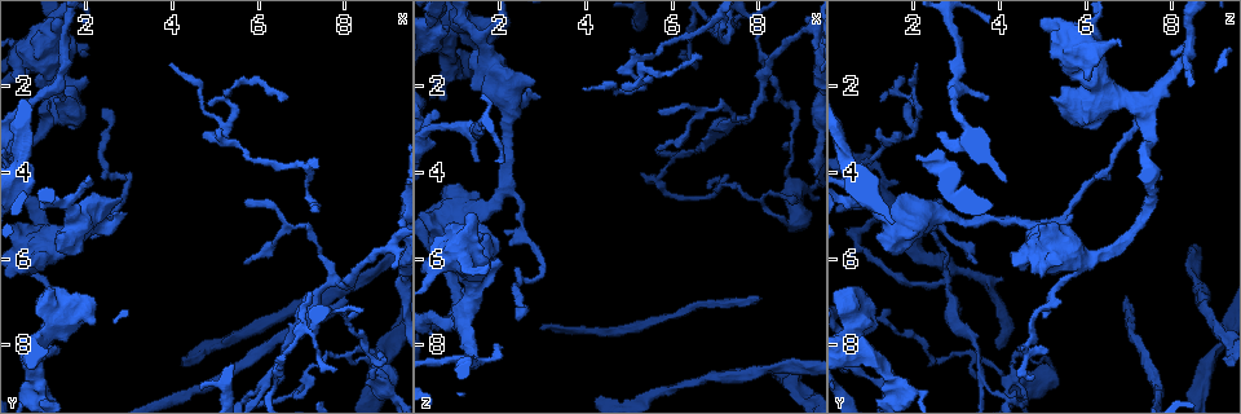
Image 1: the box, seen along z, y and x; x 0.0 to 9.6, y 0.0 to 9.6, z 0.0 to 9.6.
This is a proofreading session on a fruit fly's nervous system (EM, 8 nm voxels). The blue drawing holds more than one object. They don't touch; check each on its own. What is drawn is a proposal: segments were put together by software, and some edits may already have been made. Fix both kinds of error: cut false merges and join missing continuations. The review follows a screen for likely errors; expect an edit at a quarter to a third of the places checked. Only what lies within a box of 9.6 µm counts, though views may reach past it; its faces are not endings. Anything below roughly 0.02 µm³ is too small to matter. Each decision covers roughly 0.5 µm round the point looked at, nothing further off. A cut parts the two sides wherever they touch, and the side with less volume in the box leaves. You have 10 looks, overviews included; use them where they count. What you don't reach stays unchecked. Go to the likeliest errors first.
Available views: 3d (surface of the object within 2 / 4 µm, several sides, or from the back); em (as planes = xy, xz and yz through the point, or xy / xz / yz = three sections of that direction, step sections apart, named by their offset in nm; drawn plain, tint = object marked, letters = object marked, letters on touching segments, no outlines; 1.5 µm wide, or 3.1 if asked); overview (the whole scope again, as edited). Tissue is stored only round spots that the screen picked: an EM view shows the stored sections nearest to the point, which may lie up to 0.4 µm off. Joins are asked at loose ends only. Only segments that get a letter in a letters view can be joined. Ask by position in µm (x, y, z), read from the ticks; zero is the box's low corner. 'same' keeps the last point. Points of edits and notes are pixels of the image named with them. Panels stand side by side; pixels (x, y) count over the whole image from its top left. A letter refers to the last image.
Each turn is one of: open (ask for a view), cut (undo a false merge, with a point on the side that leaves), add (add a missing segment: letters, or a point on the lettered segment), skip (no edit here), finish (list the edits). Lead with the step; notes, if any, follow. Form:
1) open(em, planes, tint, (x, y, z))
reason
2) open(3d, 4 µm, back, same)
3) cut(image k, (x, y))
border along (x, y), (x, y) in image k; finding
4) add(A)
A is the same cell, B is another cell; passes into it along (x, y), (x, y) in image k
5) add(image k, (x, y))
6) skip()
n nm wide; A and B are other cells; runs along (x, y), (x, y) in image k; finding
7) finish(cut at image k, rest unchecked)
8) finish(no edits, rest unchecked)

open(em, xy, step 8, letters, (7.95, 6.90, 6.90))
long arm stops here

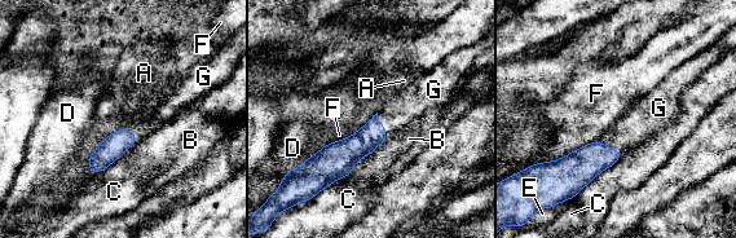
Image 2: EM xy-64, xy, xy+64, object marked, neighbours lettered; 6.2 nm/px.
open(em, xz, step 4, letters, same)

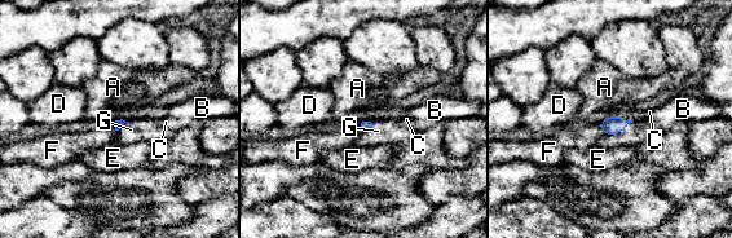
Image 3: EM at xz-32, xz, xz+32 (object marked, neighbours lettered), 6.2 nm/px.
add(image 3, (636, 132))
G is the same cell, A, B, C, D, E and F are other cells; the cell continues

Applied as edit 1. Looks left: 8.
open(overview)
see it whole again

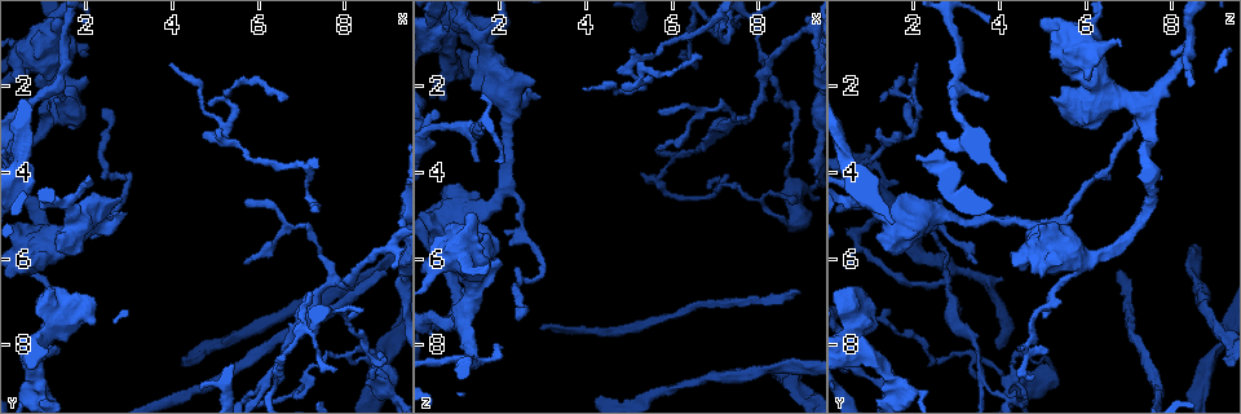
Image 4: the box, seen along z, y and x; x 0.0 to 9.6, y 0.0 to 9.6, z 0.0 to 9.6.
open(3d, 4 µm, (1.60, 5.55, 1.45))
calibre changes

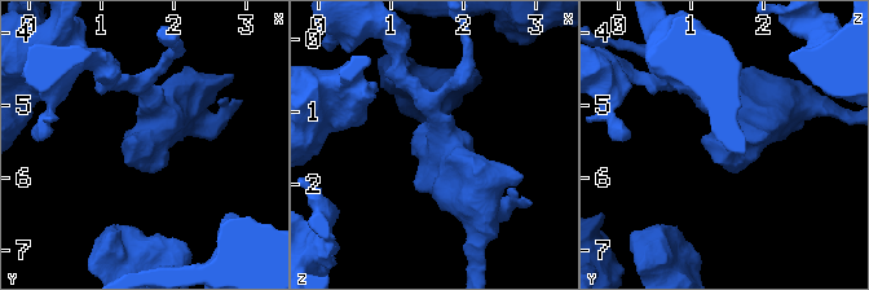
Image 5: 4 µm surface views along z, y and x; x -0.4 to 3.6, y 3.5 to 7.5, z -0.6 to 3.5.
open(em, planes, plain, (1.55, 5.55, 1.45))

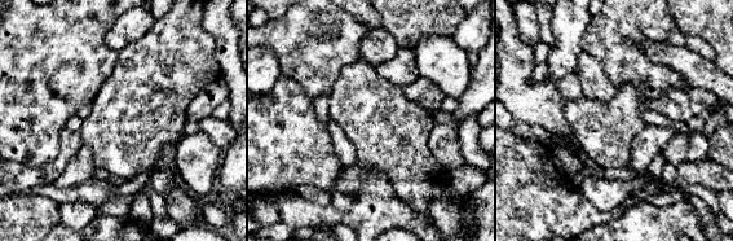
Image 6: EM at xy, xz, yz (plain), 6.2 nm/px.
open(em, planes, letters, same)
what lies round it

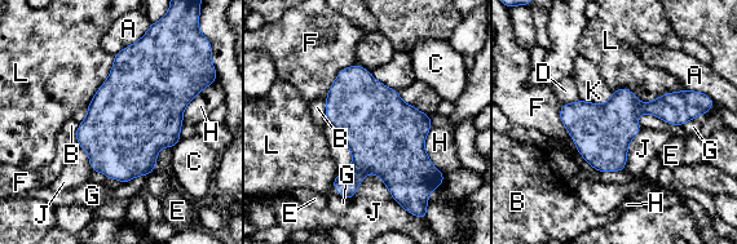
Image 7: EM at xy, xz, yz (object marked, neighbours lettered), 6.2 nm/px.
skip()
L touches over 480 nm; A, B, C, D, E, F, G, H, J, K and L are other cells; border along (610, 94), (605, 103), (579, 98) in image 7; continuous, no second cell

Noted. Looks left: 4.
open(3d, 2 µm, back, (7.25, 9.05, 4.15))
free end

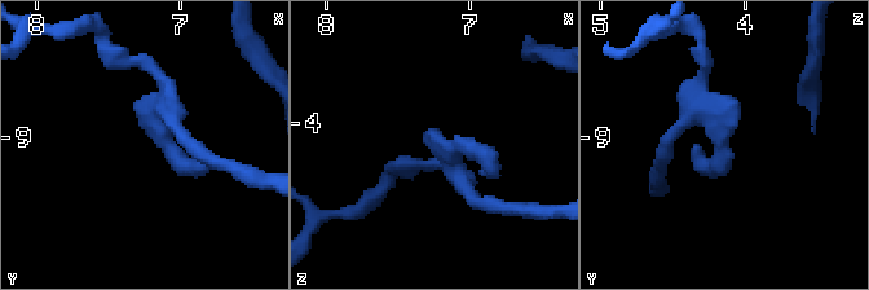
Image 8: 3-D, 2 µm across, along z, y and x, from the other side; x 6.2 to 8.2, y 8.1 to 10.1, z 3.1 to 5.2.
open(em, yz, step 8, letters, (7.18, 9.02, 4.08))
need the tissue

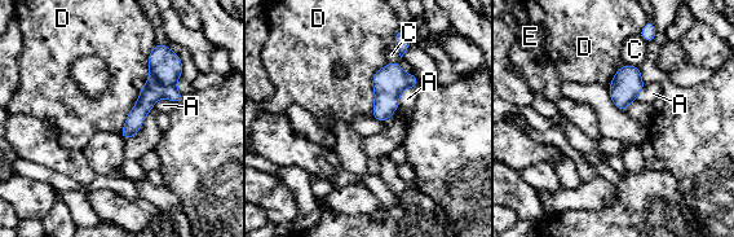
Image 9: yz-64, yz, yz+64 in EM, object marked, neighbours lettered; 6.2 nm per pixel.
skip()
110 nm wide; A, C, D and E are other cells; runs along (158, 51), (158, 86), (125, 135) in image 9; none of them fits

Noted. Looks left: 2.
finish(add at image 3, rest unchecked)

